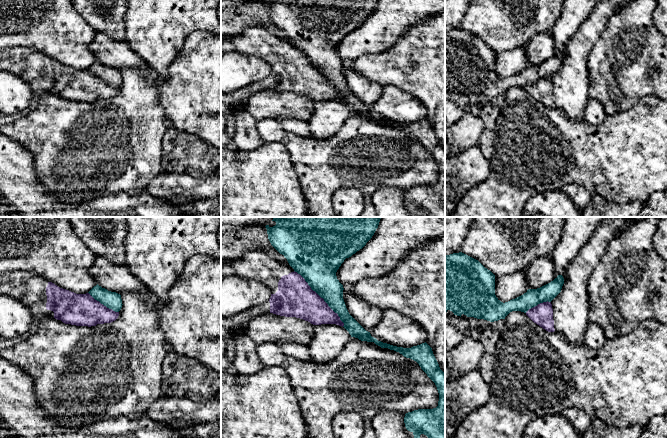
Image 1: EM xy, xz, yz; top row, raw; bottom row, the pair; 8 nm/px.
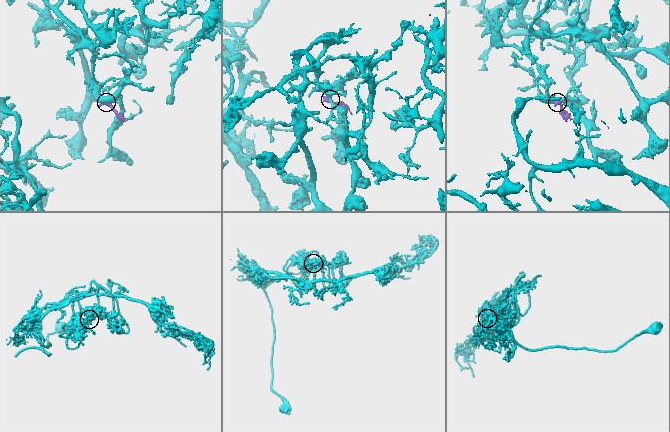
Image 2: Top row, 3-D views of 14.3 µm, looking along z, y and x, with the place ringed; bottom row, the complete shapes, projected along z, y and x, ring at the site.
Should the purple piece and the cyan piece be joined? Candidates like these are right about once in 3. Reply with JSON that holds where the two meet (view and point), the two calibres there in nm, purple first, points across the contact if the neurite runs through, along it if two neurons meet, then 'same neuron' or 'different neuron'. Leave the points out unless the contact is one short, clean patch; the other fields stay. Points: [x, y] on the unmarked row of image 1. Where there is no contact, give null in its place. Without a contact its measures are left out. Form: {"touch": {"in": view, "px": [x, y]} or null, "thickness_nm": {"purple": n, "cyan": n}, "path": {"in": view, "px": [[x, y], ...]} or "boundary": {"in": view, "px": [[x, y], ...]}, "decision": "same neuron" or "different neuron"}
{"touch": {"in": "xz", "px": [320, 73]}, "thickness_nm": {"purple": 300, "cyan": 300}, "decision": "different neuron"}

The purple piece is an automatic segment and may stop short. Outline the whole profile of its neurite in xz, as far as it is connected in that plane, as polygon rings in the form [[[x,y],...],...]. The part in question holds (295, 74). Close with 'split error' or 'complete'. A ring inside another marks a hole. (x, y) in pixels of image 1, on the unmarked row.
[[[249,27],[241,33],[221,36],[221,56],[232,51],[262,58],[271,66],[270,75],[229,94],[221,94],[221,103],[242,107],[255,93],[273,89],[296,93],[313,101],[344,102],[340,93],[291,42],[278,38],[260,27]]]; split error

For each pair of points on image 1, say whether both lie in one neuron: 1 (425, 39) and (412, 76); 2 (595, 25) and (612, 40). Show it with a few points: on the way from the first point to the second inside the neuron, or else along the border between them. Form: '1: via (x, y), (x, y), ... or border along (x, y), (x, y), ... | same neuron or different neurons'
1: via (425, 48), (425, 63), (421, 67) | same neuron
2: border along (616, 12), (610, 17), (605, 30), (590, 52) | different neurons

